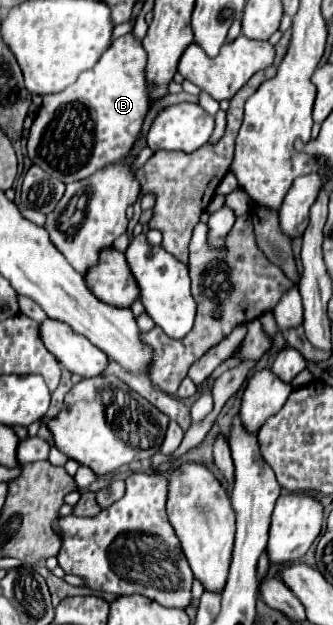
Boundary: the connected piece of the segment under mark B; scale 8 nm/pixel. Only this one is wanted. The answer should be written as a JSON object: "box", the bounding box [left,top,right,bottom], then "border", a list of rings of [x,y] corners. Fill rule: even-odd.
{"box":[27,32,149,184],"border":[[[129,32],[117,38],[105,50],[99,62],[91,70],[83,72],[75,84],[71,84],[63,92],[43,96],[43,104],[35,116],[27,142],[27,152],[31,162],[49,172],[53,178],[59,178],[63,184],[69,184],[85,180],[95,172],[103,170],[105,166],[119,162],[123,154],[127,156],[127,152],[133,148],[141,132],[145,114],[149,110],[149,100],[145,90],[145,66],[147,66],[147,52],[143,50],[141,40],[135,38],[133,32]]]}

